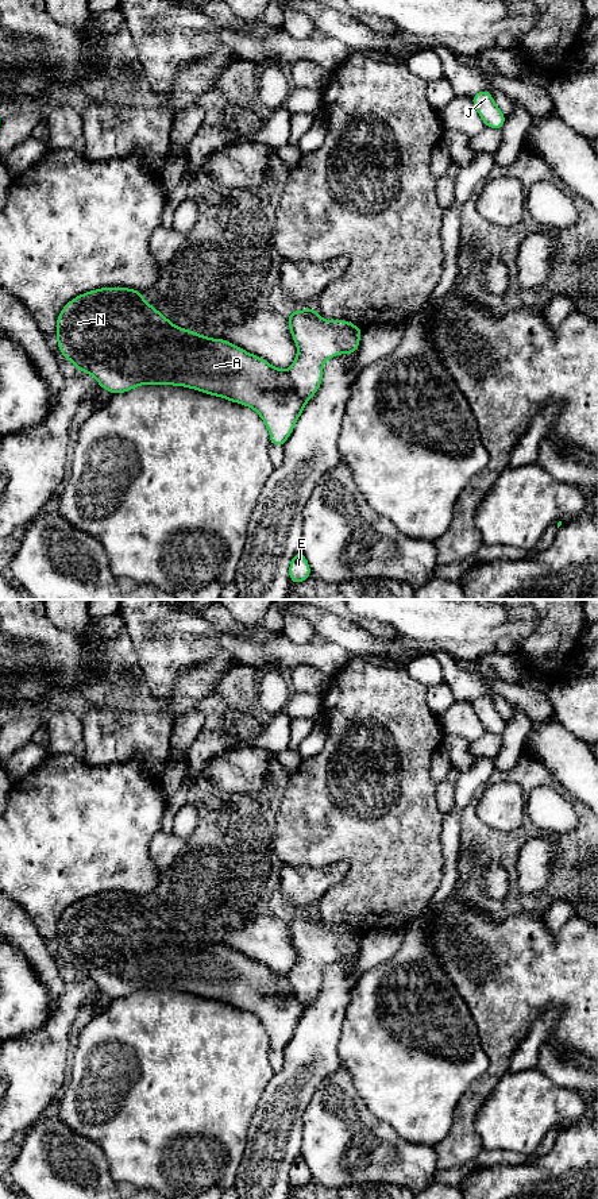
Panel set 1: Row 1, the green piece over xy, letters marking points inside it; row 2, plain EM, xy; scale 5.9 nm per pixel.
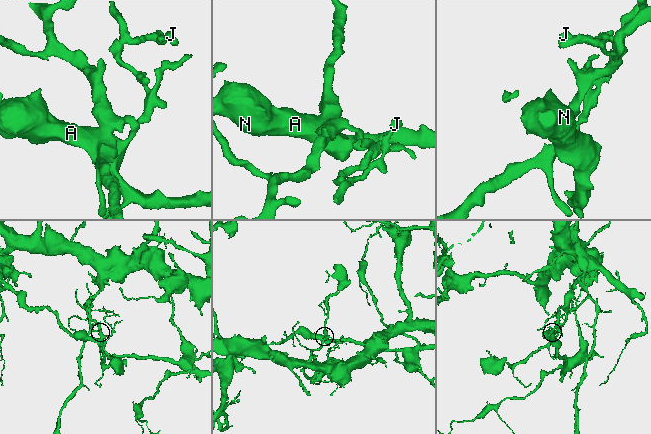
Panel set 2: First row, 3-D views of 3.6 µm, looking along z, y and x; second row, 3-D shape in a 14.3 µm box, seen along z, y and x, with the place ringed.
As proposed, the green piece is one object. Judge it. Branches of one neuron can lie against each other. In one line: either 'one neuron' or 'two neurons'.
two neurons

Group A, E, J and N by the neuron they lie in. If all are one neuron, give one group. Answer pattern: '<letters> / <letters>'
A J N / E

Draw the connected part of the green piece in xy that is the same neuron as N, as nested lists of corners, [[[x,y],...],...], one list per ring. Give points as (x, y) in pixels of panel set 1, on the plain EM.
[[[101,892],[70,905],[57,924],[58,953],[65,964],[72,965],[78,976],[89,978],[100,992],[111,999],[124,998],[140,990],[174,990],[190,992],[207,999],[223,1002],[252,1013],[265,1026],[270,1049],[282,1052],[293,1037],[306,1005],[296,995],[288,976],[271,971],[239,951],[223,944],[209,944],[192,934],[182,934],[167,925],[143,905],[142,895],[130,892]]]

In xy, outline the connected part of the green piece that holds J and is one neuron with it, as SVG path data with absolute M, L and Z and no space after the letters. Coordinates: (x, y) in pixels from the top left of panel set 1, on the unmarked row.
M487 694L474 699L471 706L486 732L502 735L506 721L499 716Z

